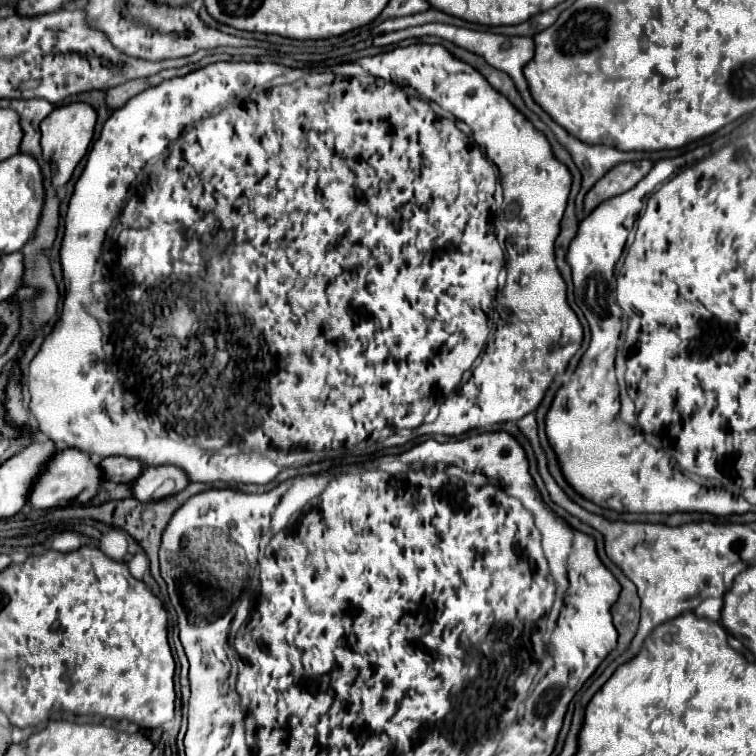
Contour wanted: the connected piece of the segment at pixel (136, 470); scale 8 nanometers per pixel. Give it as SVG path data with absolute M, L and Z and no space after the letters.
M109 456L101 460L101 470L105 480L113 482L133 482L143 472L143 464L135 458L123 458L123 456Z

